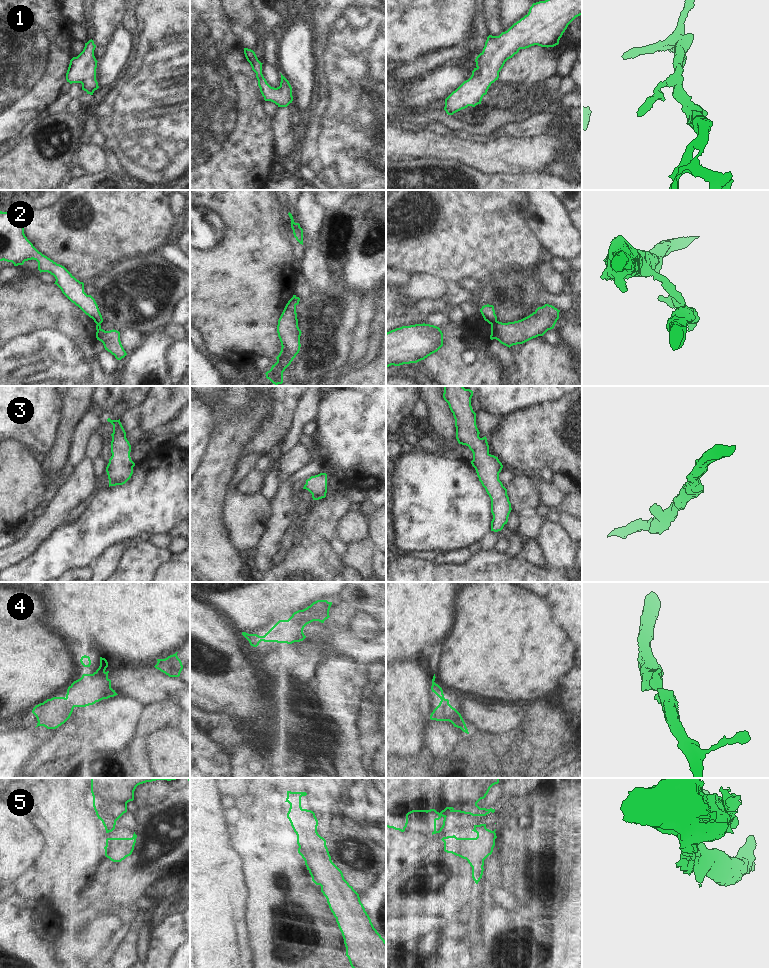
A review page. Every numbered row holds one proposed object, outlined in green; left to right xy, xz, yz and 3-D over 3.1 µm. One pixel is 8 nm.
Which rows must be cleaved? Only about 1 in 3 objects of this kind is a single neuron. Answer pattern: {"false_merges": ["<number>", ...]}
{"false_merges": ["2", "5"]}

